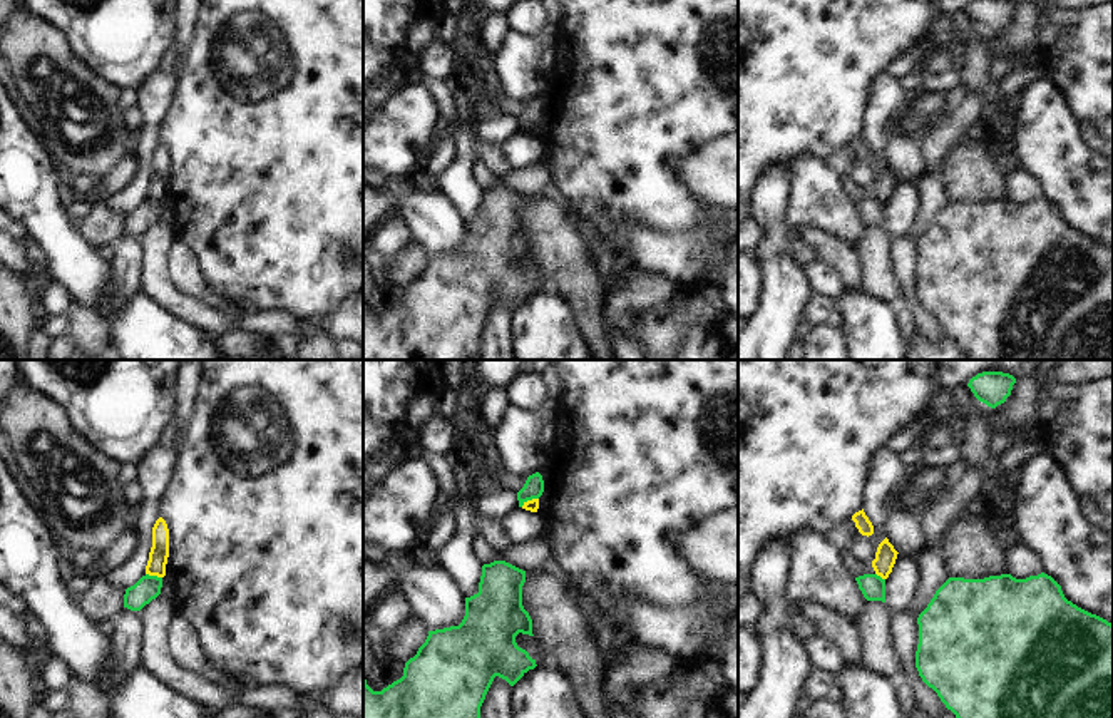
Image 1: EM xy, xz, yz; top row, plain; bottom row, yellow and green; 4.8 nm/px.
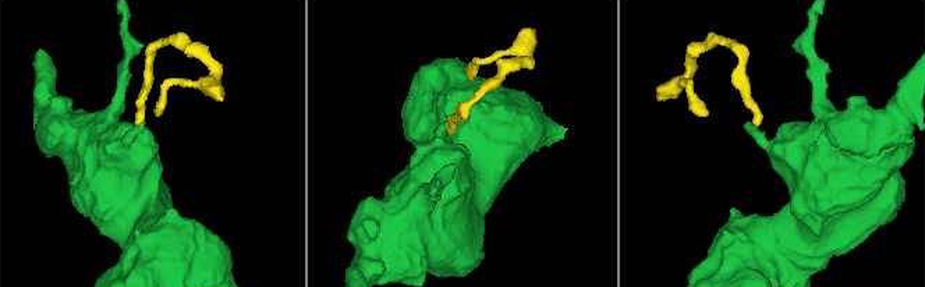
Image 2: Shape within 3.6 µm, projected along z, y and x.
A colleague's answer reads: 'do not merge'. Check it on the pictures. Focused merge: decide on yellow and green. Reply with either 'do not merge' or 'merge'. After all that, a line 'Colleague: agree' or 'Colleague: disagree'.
do not merge
Colleague: agree

